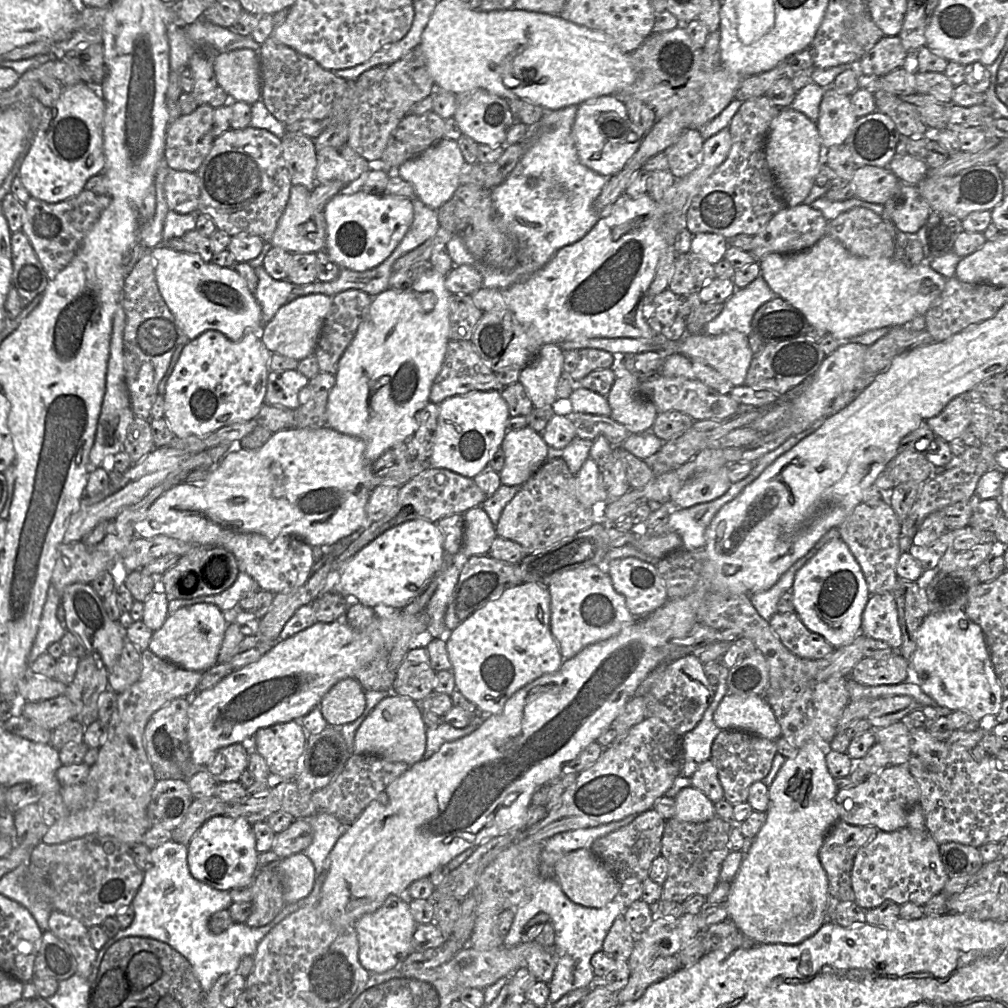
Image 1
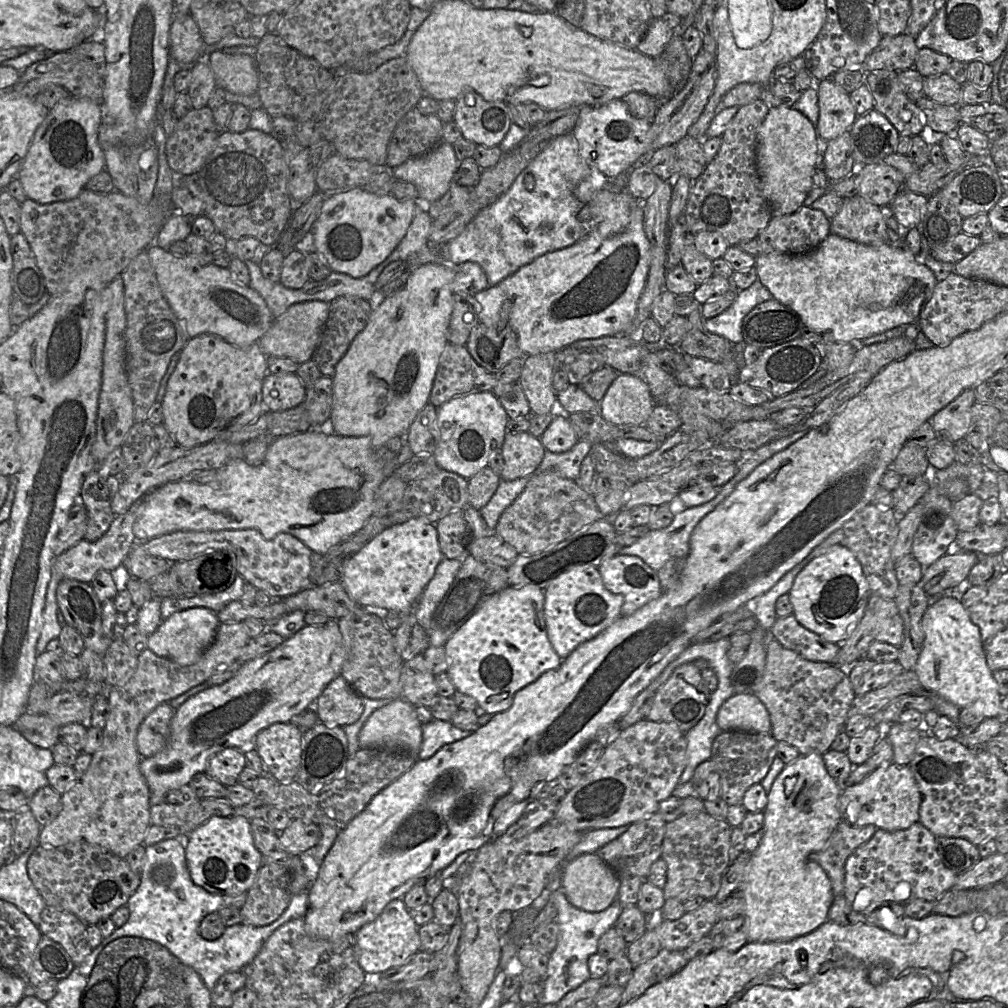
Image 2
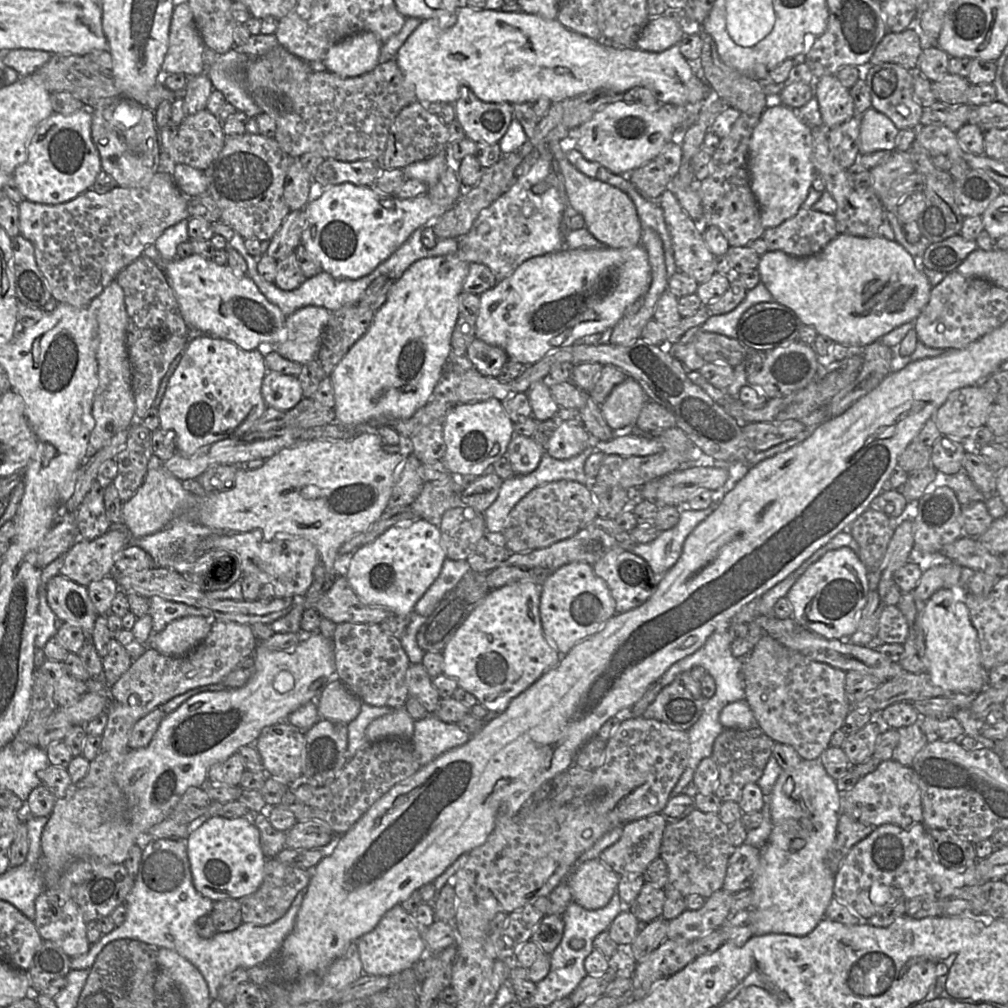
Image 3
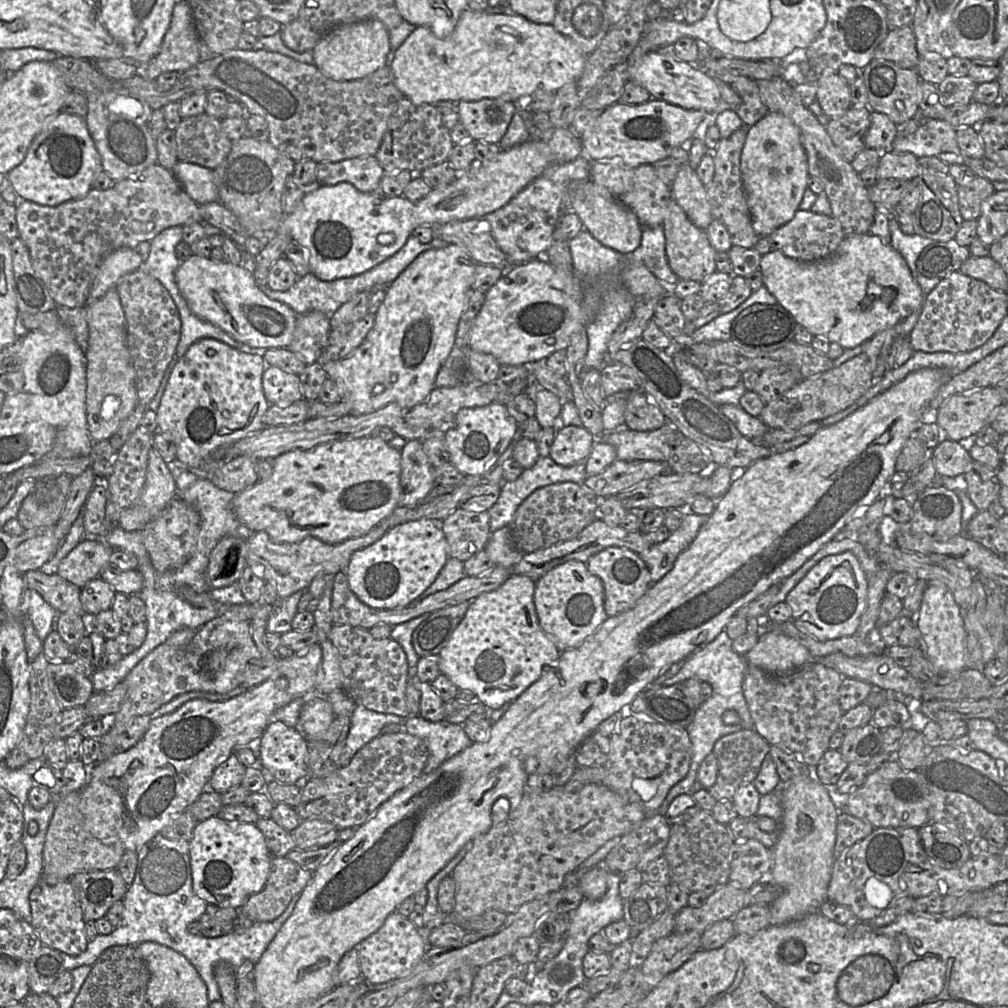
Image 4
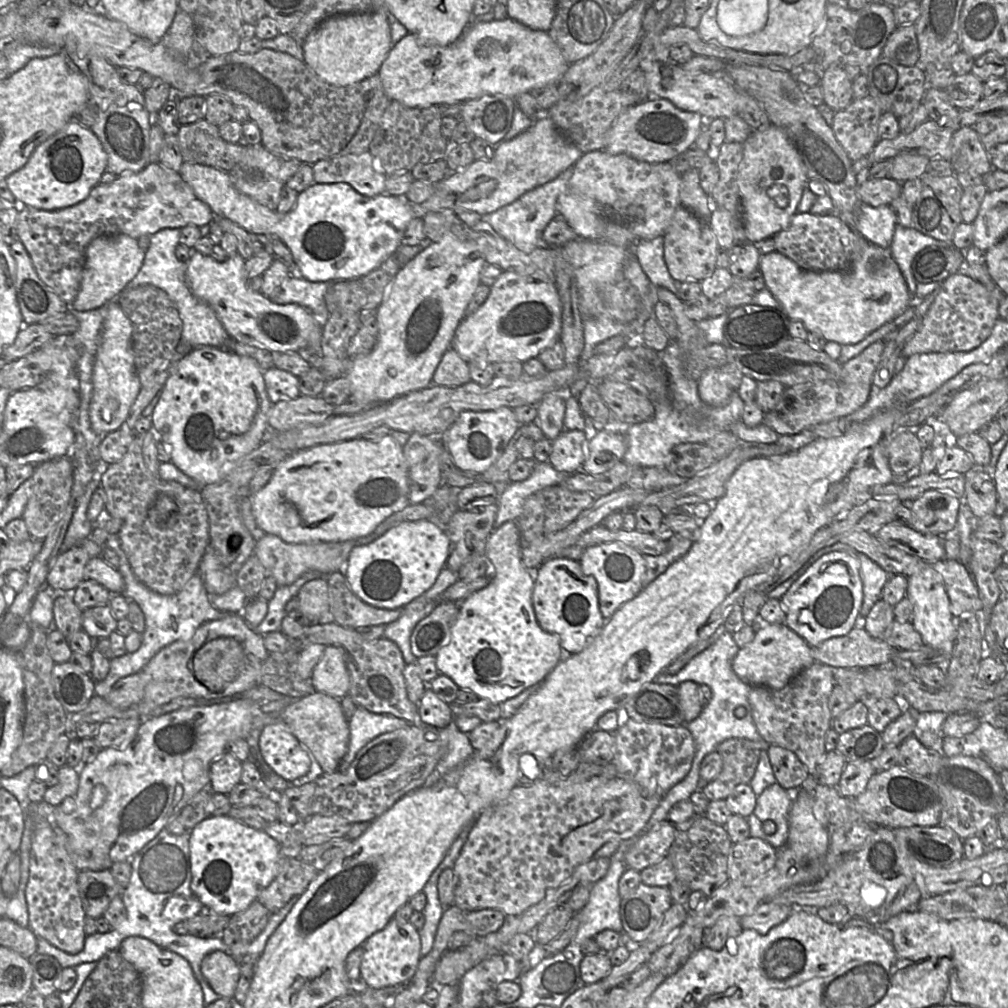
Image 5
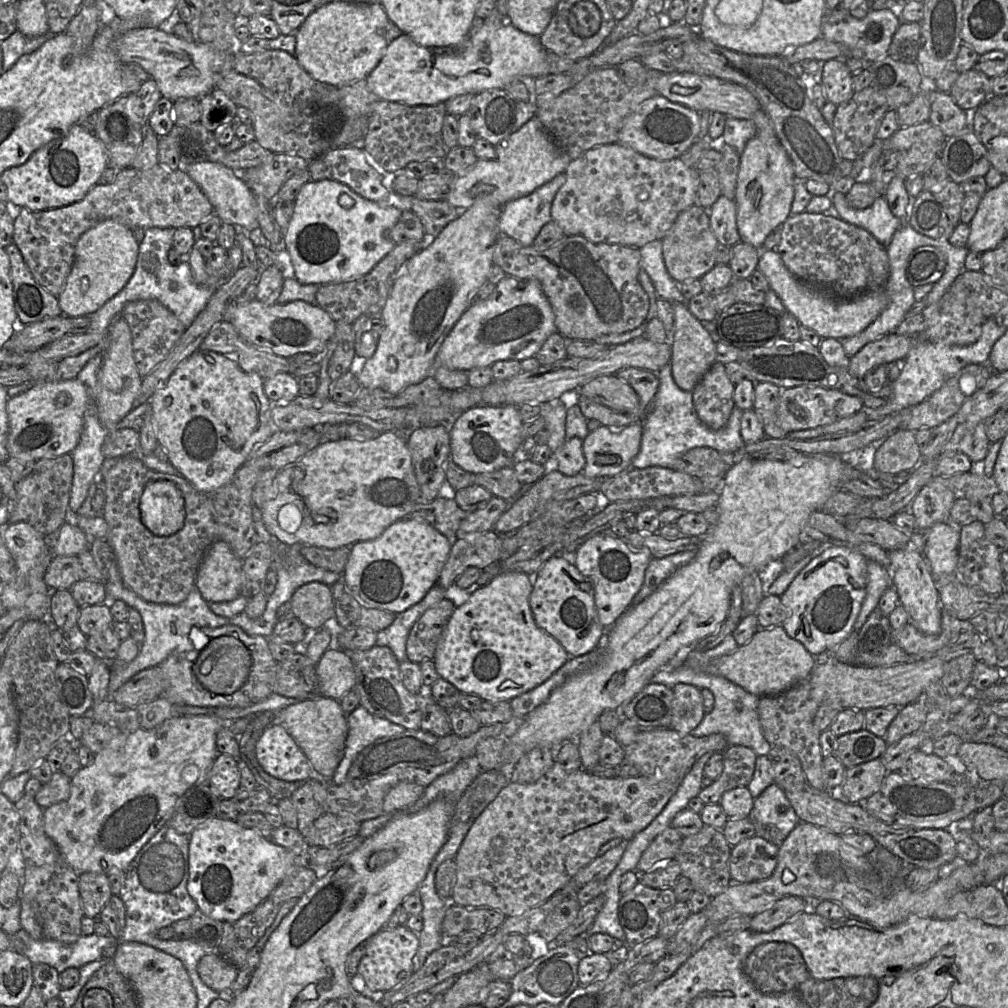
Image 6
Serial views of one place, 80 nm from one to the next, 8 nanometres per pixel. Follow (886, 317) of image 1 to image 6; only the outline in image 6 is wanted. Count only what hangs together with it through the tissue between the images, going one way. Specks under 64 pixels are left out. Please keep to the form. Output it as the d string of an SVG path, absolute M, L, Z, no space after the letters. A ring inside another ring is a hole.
M761 249L757 268L765 275L770 289L781 299L786 311L822 339L839 340L858 334L881 314L888 303L884 289L866 291L851 298L839 298L822 288L800 281L787 269L775 250Z

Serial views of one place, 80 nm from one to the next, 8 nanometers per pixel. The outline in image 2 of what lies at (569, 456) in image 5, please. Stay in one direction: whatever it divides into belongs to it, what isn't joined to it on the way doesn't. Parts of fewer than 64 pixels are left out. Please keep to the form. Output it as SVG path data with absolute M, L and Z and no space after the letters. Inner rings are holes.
M557 408L554 416L540 440L547 451L563 453L571 449L579 438L565 413L560 413Z

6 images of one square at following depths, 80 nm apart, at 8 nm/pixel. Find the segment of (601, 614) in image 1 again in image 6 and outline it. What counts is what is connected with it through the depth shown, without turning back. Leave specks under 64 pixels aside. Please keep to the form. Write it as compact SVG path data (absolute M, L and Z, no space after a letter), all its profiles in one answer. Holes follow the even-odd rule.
M562 556L551 557L535 574L527 575L534 575L529 606L538 627L554 637L573 657L593 651L607 628L599 622L590 579Z

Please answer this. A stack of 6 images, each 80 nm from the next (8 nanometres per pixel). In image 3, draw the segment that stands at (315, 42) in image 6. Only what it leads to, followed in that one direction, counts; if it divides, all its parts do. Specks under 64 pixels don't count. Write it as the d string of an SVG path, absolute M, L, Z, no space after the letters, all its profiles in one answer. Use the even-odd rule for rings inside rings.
M357 32L332 46L322 62L328 72L340 77L360 76L380 63L382 45L383 42L373 32Z

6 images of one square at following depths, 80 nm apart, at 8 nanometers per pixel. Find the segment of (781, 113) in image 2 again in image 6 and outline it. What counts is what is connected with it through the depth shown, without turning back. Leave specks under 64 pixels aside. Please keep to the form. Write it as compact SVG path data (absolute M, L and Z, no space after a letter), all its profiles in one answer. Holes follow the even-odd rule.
M777 138L750 139L740 155L735 202L736 224L741 241L762 249L766 237L791 215L795 173L791 159Z

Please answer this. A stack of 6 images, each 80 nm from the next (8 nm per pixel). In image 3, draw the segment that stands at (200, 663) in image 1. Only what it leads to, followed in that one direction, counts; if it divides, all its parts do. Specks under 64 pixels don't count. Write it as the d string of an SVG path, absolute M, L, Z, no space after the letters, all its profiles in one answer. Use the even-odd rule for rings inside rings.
M186 616L173 620L149 641L159 653L180 657L192 651L211 630L212 618Z

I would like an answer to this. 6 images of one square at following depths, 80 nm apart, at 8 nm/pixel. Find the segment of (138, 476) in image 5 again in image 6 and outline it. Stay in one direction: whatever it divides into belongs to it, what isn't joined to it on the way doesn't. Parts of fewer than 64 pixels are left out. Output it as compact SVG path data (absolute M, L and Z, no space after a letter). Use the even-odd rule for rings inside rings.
M136 454L119 458L104 473L101 486L105 492L105 504L101 515L108 524L106 542L114 553L123 585L147 602L176 605L184 601L190 591L195 587L196 573L204 554L217 539L216 524L213 519L207 494L199 492L180 474L170 475L155 472L147 468ZM158 480L173 482L182 493L184 499L185 519L183 527L171 536L154 535L141 520L139 508L140 498L146 486Z

